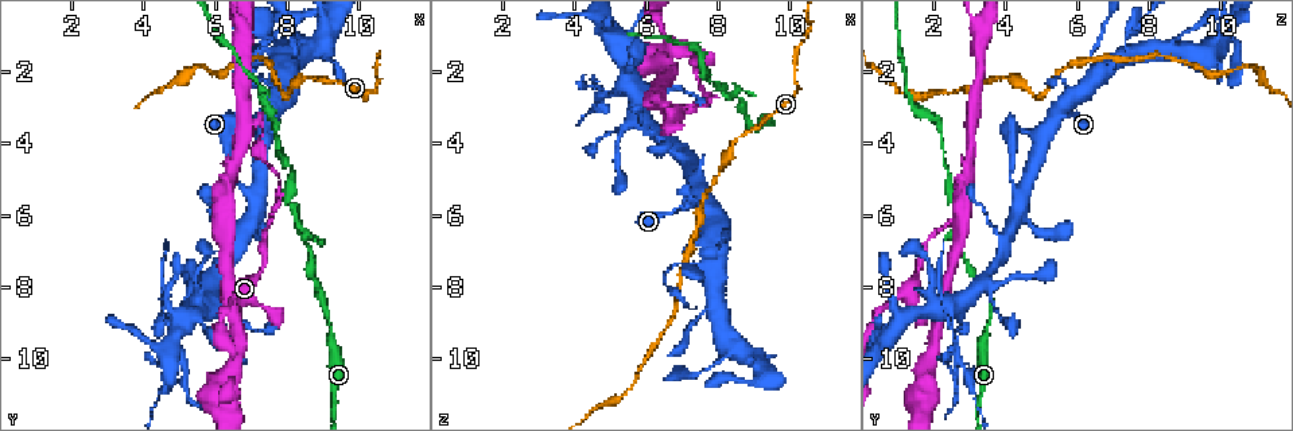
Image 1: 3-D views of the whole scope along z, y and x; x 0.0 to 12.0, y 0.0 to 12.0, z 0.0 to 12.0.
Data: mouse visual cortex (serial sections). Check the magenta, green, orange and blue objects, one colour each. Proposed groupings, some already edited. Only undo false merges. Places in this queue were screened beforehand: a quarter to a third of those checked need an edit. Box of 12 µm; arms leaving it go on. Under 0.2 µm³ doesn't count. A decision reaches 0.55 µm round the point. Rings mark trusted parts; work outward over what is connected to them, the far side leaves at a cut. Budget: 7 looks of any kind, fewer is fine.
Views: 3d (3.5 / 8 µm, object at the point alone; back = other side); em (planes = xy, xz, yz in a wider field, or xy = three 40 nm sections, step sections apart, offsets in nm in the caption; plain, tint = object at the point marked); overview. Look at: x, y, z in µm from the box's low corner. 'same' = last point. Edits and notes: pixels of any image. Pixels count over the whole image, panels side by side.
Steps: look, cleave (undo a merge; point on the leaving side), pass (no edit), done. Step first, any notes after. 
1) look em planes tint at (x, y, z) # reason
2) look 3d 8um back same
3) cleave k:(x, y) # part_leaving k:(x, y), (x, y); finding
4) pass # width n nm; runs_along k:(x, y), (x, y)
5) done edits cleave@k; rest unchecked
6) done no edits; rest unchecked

look 3d 8um at (8.6, 6.7, 2.7) # narrows sharply

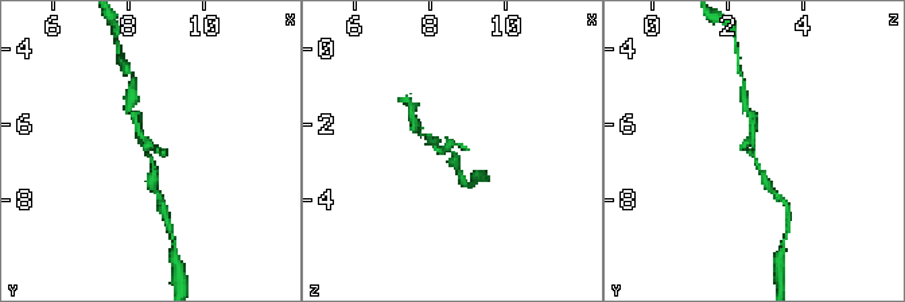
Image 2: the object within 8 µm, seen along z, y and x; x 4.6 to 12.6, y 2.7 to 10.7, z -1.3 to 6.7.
look em xy step 5 tint at (8.6, 6.8, 2.7) # now the EM

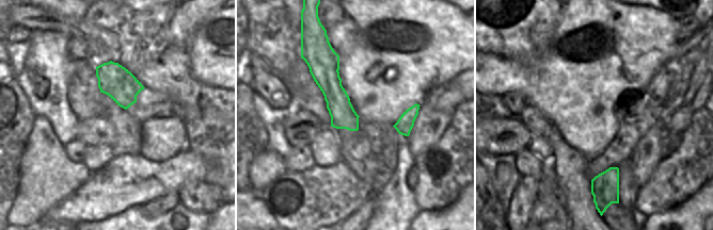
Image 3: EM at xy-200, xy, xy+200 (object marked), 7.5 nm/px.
cleave 2:(120, 59) # arm_widths 150, 200 nm; part_leaving 2:(753, 132), (744, 81); two cells meet here

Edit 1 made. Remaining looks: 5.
look overview # redraw

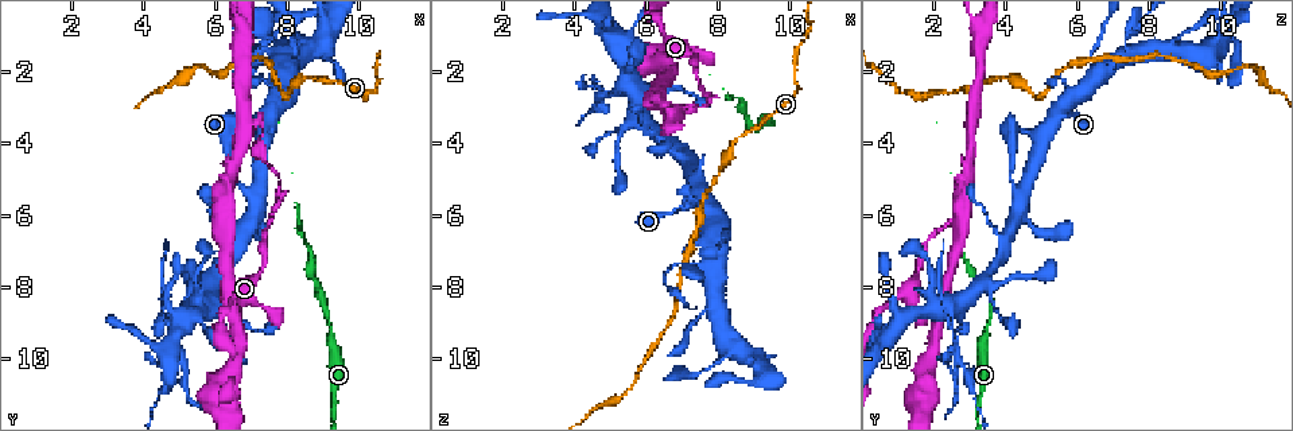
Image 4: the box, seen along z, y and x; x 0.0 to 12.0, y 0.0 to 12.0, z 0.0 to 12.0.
look 3d 3.5um at (6.9, 4.1, 3.0)

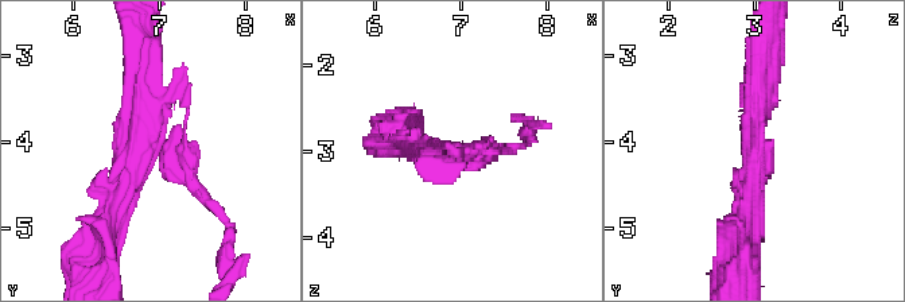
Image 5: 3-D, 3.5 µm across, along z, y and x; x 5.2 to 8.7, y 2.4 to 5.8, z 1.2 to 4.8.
look em xy step 1 tint at (6.95, 4.00, 3.05)

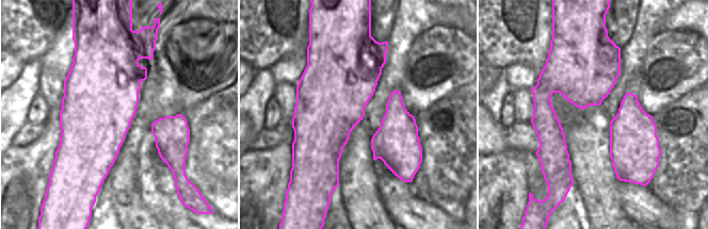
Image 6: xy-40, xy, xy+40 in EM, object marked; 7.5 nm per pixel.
pass # continuous, no second cell

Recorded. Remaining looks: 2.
look 3d 8um at (5.2, 8.8, 2.5) # arms part here

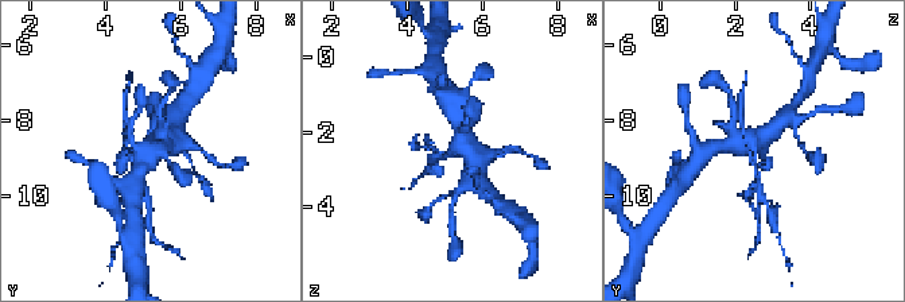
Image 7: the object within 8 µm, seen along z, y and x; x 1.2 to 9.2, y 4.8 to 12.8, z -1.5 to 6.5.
look 3d 3.5um back at (5.2, 8.8, 2.4) # zoom in

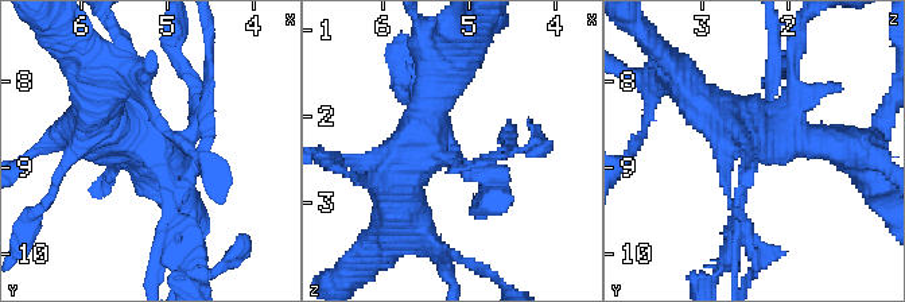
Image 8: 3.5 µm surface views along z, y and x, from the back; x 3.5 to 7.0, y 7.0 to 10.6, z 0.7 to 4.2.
cleave 8:(208, 140) # a second cell is stuck on

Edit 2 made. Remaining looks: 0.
done edits cleave@2, cleave@8; rest unchecked

